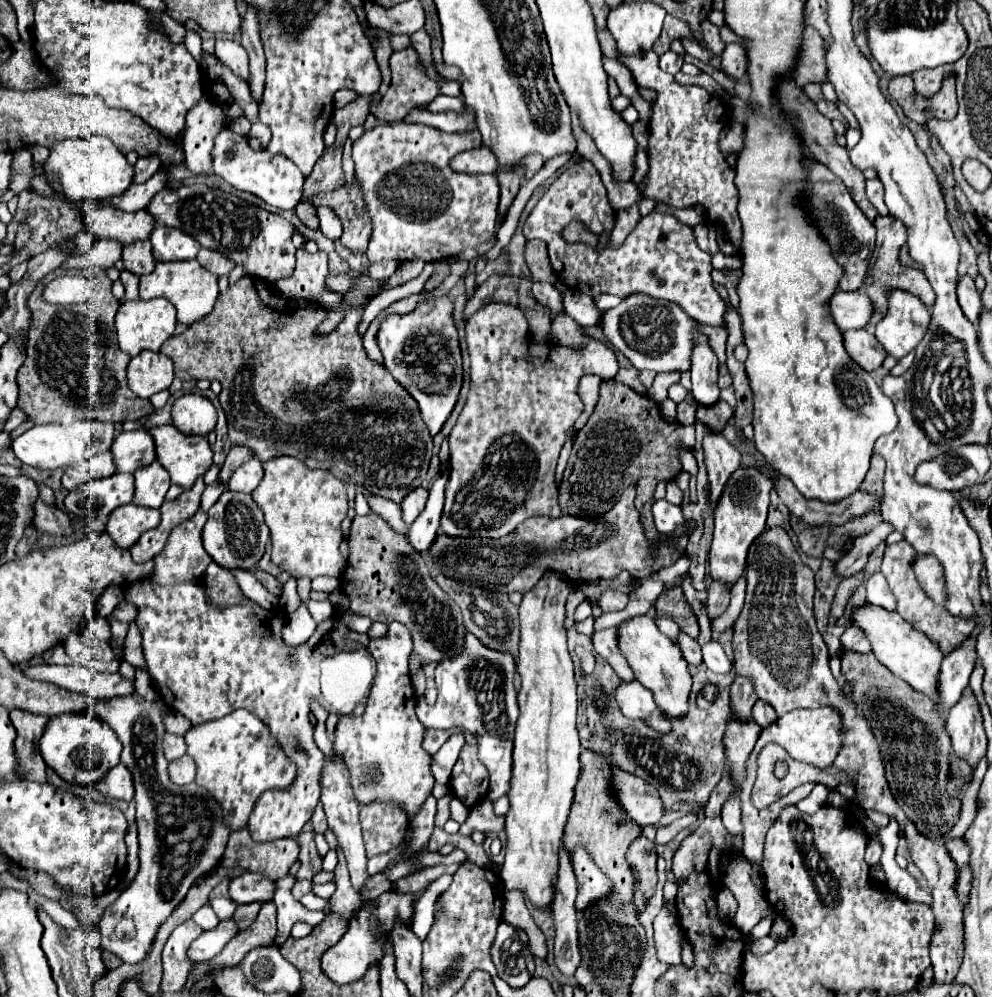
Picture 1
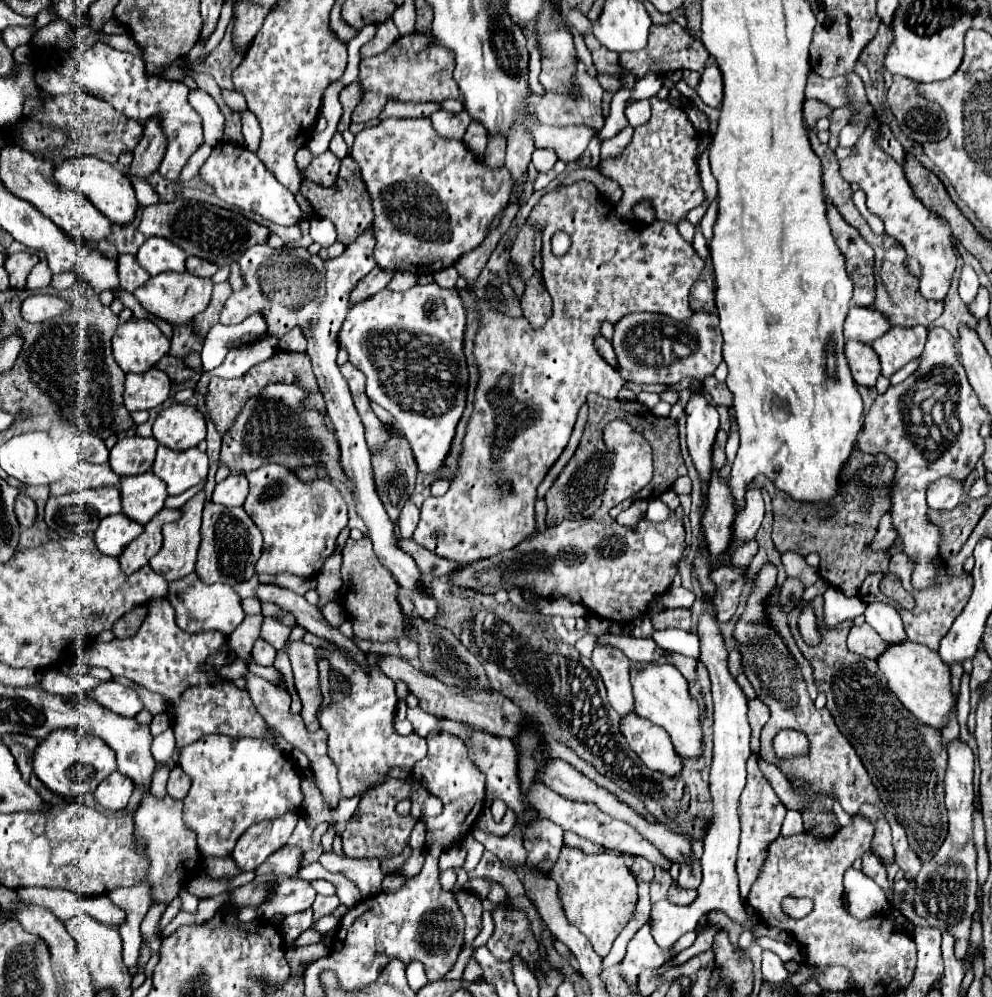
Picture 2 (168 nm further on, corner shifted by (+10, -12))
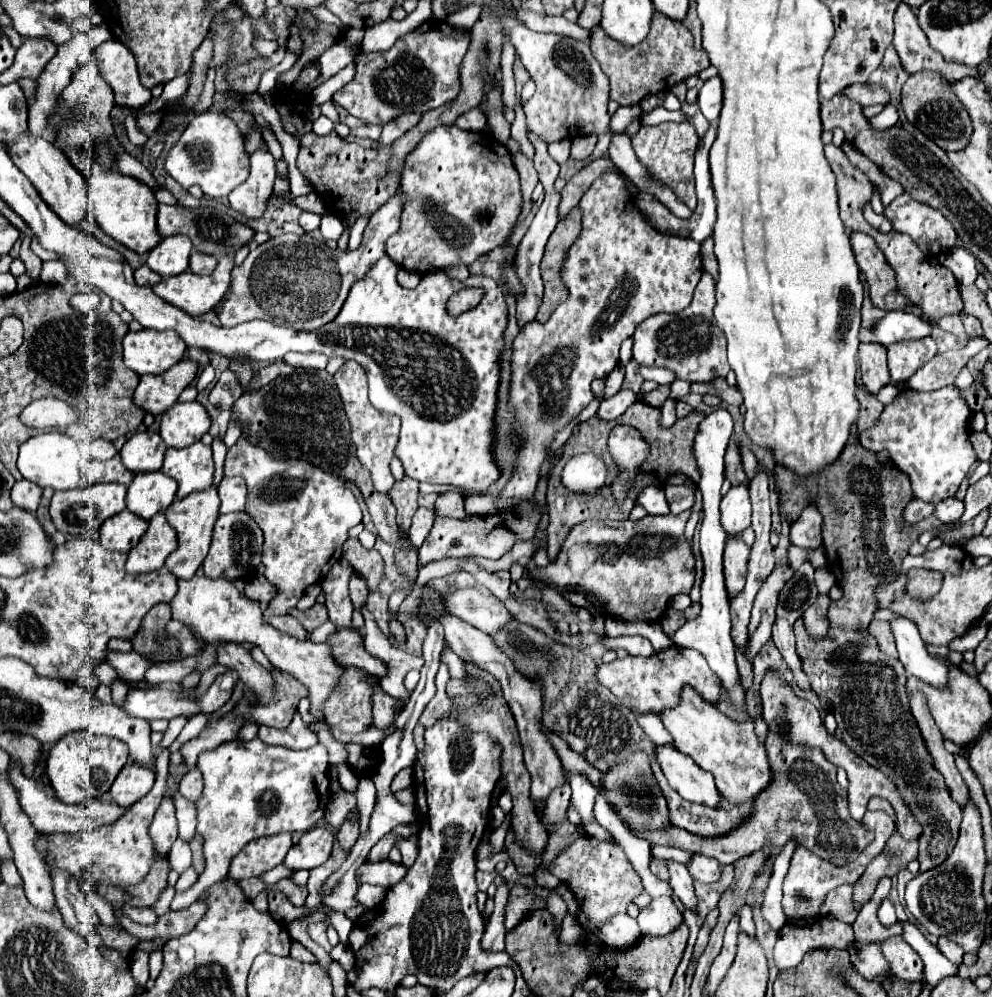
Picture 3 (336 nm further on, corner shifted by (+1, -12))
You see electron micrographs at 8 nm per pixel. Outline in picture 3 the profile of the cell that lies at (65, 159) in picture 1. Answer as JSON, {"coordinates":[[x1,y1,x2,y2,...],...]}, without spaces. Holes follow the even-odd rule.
{"coordinates":[[93,163,85,177,87,177,89,199,93,199,93,207,99,213,95,215,95,221,99,223,99,227,115,241,133,249,135,253,151,251,159,241,159,233,155,225,157,199,153,191,139,179,121,175,117,169,109,169,99,163]]}

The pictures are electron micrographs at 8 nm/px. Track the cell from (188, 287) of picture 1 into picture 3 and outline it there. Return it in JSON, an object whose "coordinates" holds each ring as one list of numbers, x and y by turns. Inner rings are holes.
{"coordinates":[[221,257,213,275,201,277,195,273,181,273,165,277,153,291,167,303,183,309,191,317,205,315,225,295,231,281,233,257]]}

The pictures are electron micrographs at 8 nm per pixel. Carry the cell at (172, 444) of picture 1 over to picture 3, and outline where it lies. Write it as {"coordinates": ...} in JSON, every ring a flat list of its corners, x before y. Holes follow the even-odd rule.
{"coordinates":[[201,441,185,449,169,447,161,471,179,483,177,499,209,489,213,483,213,451]]}

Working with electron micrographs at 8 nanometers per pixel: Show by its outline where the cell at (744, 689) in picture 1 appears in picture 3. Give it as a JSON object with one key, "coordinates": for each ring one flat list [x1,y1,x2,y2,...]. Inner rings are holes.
{"coordinates":[[775,567,773,573,767,577,765,585,759,589,757,599,753,603,751,621,749,621,749,643,747,649,743,649,749,663,753,663,759,649,771,639,771,625,775,619,775,605,777,595,781,591,781,585,793,575,791,567]]}

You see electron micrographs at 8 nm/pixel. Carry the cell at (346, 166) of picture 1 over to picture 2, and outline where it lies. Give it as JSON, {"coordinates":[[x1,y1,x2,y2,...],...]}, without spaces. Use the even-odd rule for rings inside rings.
{"coordinates":[[336,132,333,138,330,141,329,150,334,153,334,155,342,160,349,153,349,148,343,140,342,135,339,132]]}

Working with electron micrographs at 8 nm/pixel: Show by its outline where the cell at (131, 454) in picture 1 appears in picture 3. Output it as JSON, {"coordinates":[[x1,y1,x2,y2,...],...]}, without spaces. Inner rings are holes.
{"coordinates":[[143,431,135,433,119,451,123,465,131,473,143,473,143,471,159,471,163,465,167,445,159,437,159,433]]}

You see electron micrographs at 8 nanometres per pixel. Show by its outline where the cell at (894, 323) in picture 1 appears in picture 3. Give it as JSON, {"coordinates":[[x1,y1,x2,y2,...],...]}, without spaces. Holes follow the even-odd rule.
{"coordinates":[[923,337,921,341,899,341,887,347,889,355,889,373,893,383,907,381,921,365,937,355,937,345,933,337]]}

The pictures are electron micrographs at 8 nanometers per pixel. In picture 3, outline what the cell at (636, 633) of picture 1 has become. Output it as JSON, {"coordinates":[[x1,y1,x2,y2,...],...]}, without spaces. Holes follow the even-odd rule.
{"coordinates":[[691,687,681,689,679,703,671,709,663,709,659,713,665,729,673,737,675,747,681,753,687,753,695,759,695,763,713,773,717,789,733,803,743,803,753,799,755,793,763,791,771,781,771,769,765,755,765,745,761,745,753,731,753,721,735,723,727,719,719,709,711,703,703,703,699,693]]}

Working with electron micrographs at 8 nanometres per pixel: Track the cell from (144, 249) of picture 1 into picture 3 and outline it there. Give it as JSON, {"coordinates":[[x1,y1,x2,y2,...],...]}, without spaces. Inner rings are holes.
{"coordinates":[[141,265,141,267,135,271,135,281,137,281,137,285,149,285,149,287,153,287,155,283,161,281,161,275,153,273,147,265]]}

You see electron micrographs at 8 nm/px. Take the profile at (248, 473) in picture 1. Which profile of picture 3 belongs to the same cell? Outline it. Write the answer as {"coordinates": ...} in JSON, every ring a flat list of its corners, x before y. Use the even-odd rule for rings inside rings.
{"coordinates":[[225,477,217,487,221,497,221,513,233,513,245,509,247,499,247,485,243,477]]}

